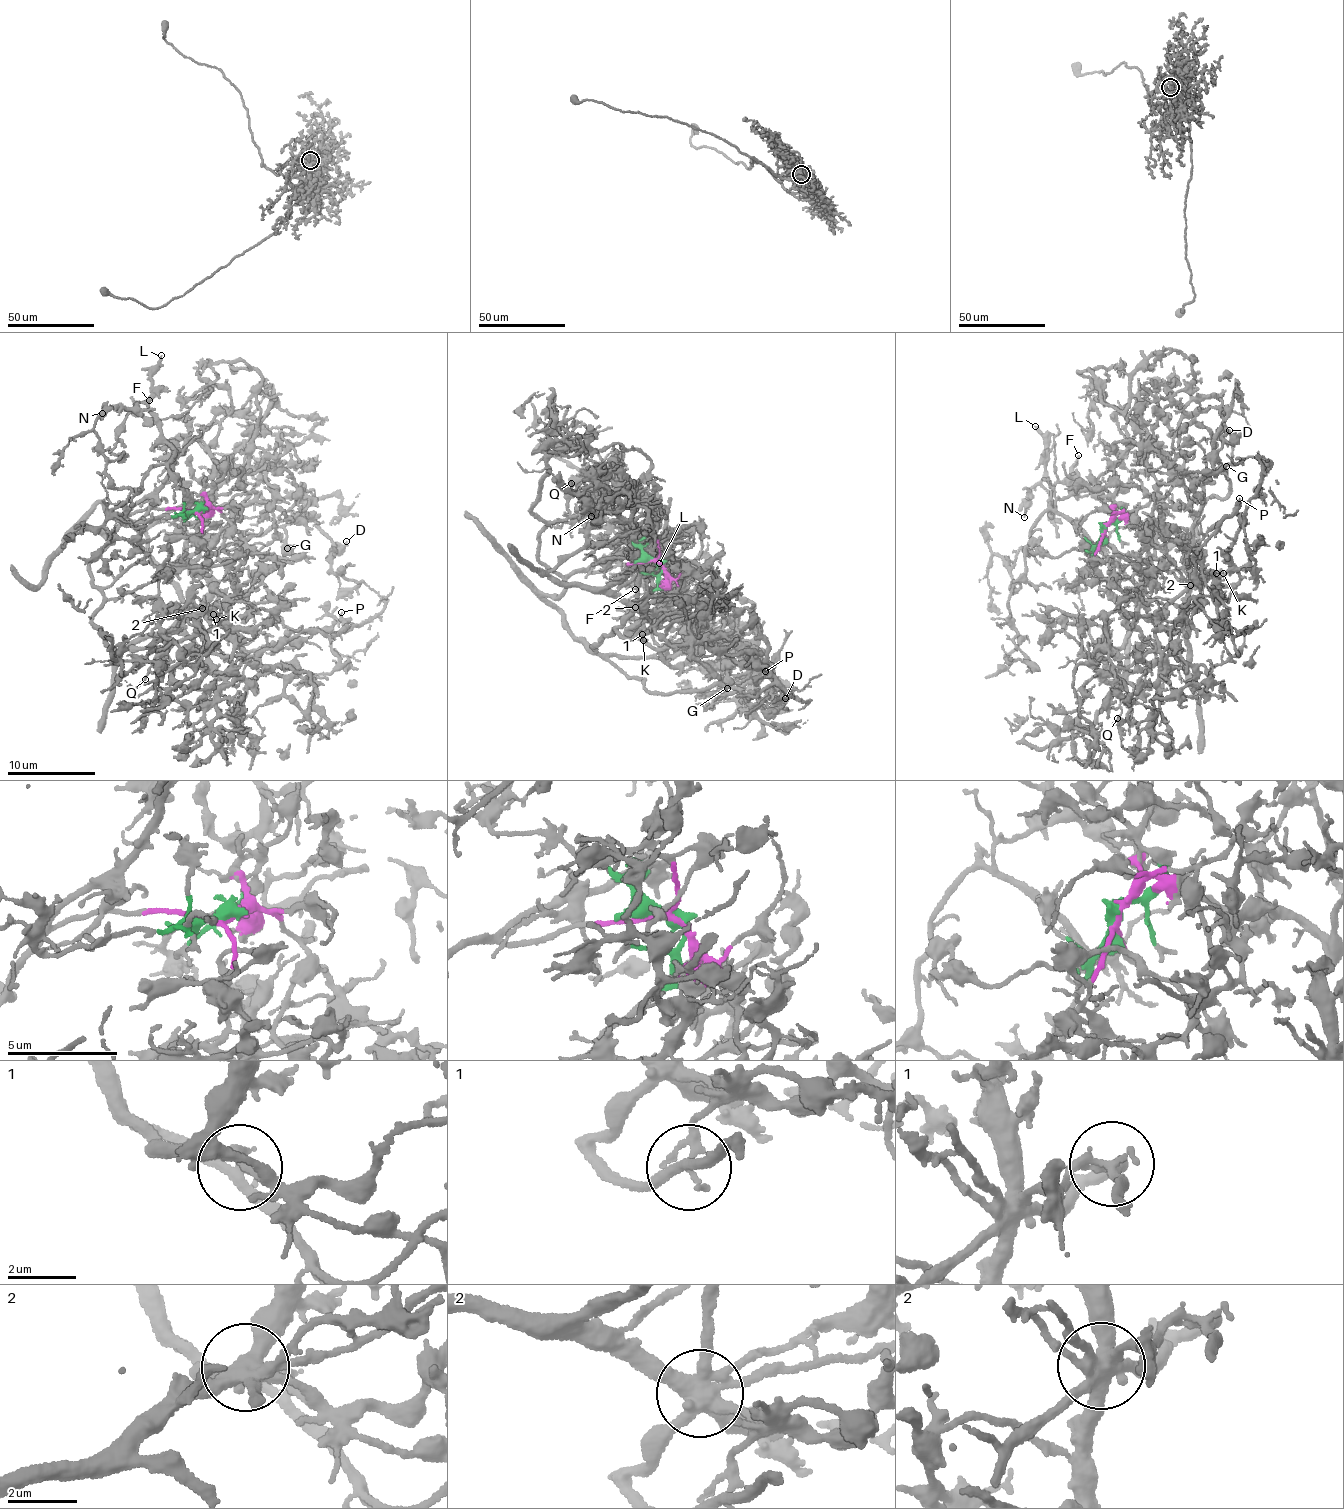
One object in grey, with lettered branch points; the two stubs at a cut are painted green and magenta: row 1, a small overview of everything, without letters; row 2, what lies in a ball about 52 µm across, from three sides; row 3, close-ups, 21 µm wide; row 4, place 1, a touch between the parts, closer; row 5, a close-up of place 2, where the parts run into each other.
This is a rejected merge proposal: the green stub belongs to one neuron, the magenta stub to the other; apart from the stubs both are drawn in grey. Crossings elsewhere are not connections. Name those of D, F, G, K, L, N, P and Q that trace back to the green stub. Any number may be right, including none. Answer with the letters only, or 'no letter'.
K, P, Q

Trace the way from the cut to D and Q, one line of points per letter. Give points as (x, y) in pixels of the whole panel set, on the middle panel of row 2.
D: (656, 562), (585, 569), (543, 597), (651, 692), (721, 685), (753, 703), (767, 691), (784, 698)
Q: (656, 562), (630, 631), (645, 610), (559, 583), (551, 574), (580, 552), (597, 511), (571, 482)

